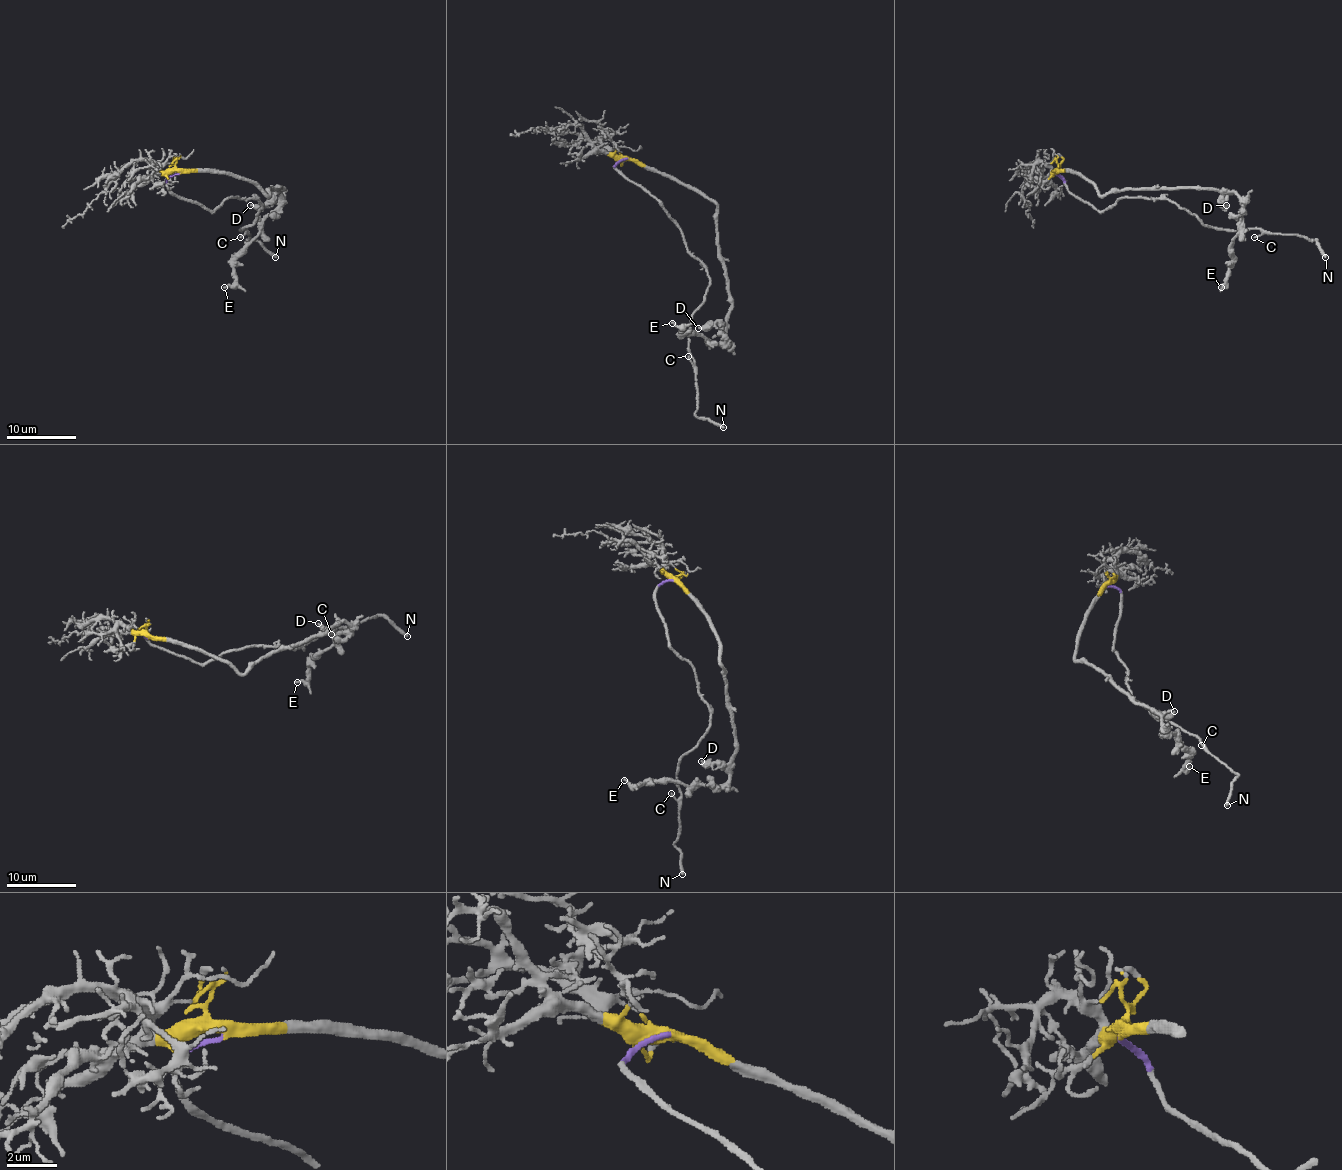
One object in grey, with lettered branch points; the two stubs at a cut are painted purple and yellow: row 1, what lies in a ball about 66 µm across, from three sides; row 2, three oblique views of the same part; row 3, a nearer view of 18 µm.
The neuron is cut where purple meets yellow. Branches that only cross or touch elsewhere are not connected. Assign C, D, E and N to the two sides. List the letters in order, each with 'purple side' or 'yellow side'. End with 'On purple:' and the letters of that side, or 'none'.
C: purple side
D: yellow side
E: yellow side
N: purple side
On purple: C, N

